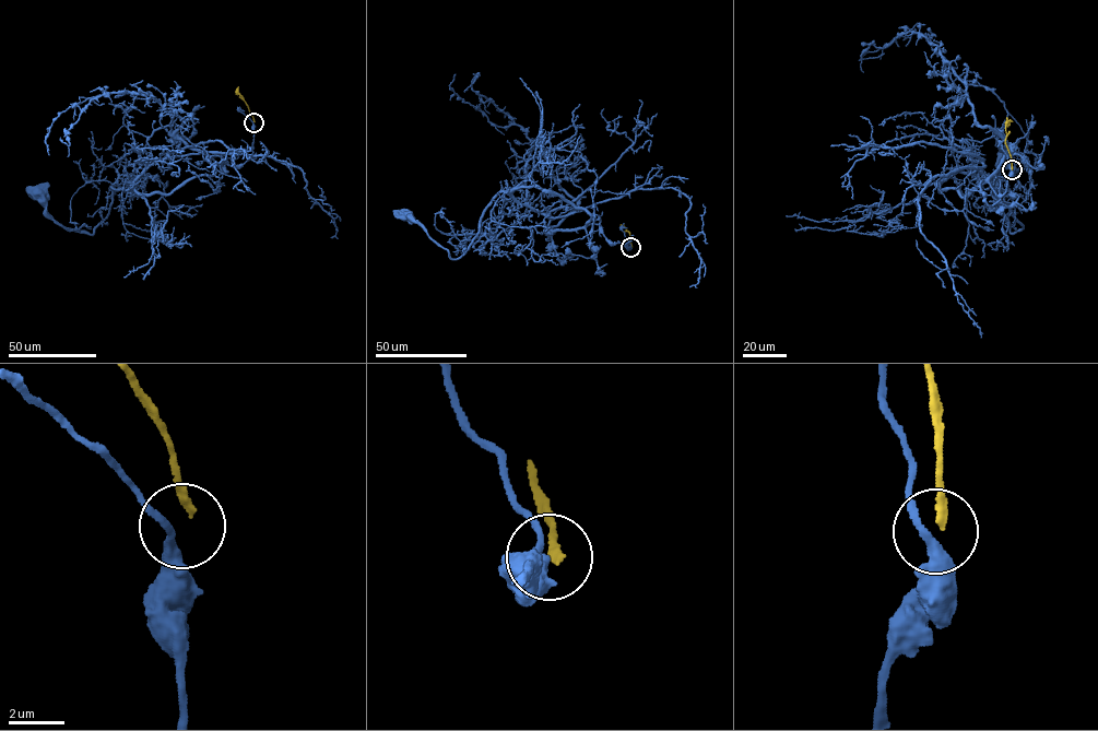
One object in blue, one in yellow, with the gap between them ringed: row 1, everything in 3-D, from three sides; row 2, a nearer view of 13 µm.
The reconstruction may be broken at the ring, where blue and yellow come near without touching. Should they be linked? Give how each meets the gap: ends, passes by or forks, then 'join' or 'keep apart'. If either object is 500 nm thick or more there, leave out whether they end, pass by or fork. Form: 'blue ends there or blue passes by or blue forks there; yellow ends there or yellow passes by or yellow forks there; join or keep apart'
blue passes by; yellow ends there; keep apart

